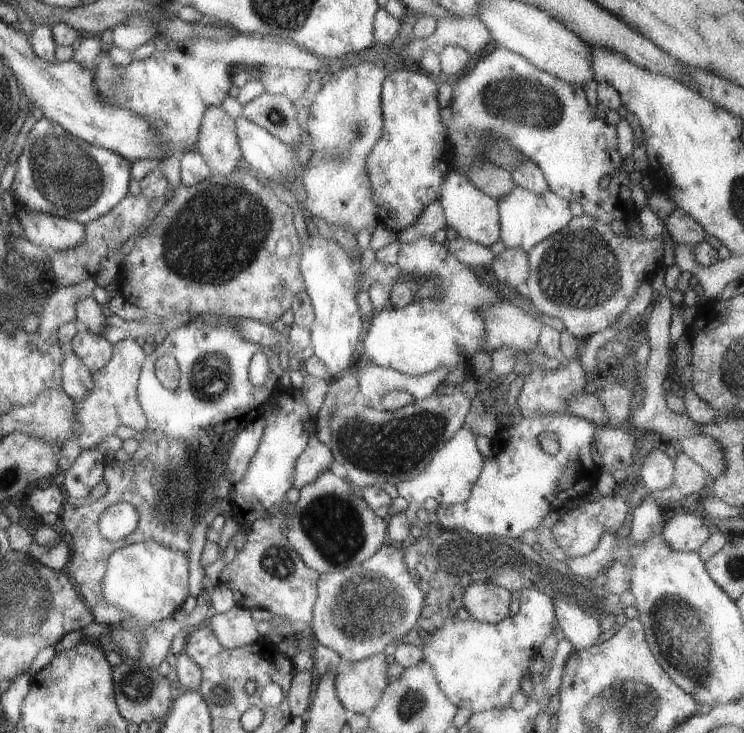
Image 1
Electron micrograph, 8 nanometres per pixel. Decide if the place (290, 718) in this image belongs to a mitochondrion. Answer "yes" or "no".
no

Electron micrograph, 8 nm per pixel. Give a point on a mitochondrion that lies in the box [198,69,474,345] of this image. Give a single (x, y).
(276, 117)

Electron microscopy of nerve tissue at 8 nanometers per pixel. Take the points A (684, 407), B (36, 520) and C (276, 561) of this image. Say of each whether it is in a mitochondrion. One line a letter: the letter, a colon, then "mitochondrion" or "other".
A: other
B: other
C: mitochondrion

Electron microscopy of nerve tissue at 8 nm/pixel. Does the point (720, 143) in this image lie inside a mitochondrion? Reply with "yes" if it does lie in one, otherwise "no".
no

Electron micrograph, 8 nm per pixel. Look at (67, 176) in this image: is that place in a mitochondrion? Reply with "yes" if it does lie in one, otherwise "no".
yes

